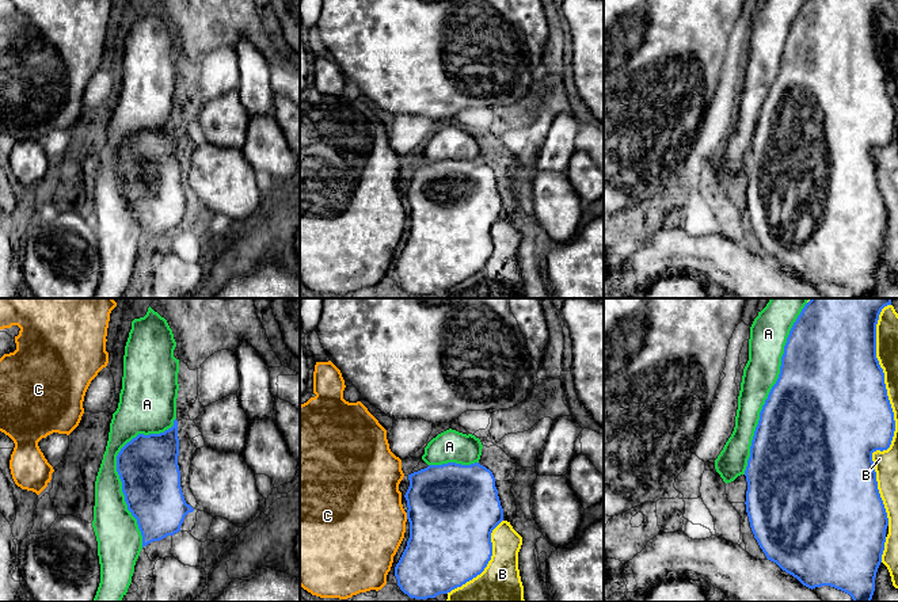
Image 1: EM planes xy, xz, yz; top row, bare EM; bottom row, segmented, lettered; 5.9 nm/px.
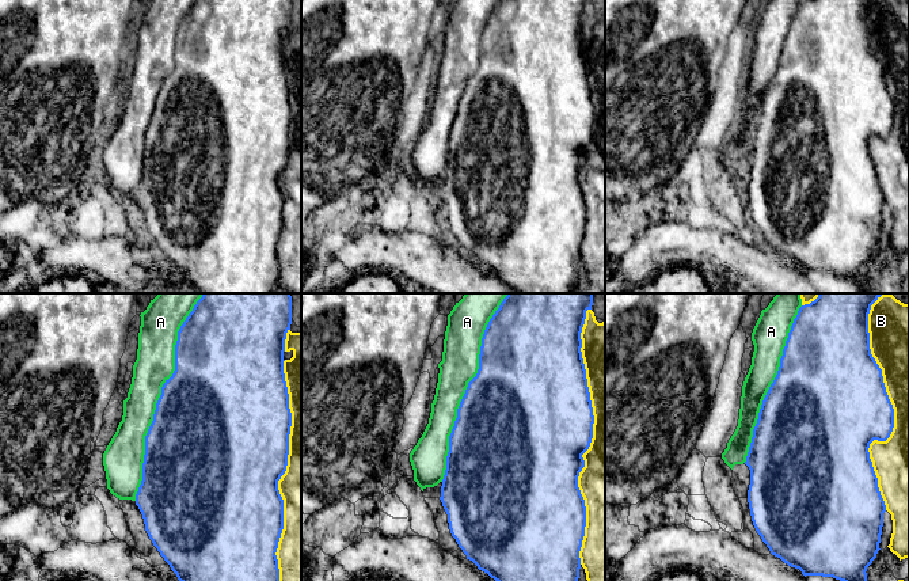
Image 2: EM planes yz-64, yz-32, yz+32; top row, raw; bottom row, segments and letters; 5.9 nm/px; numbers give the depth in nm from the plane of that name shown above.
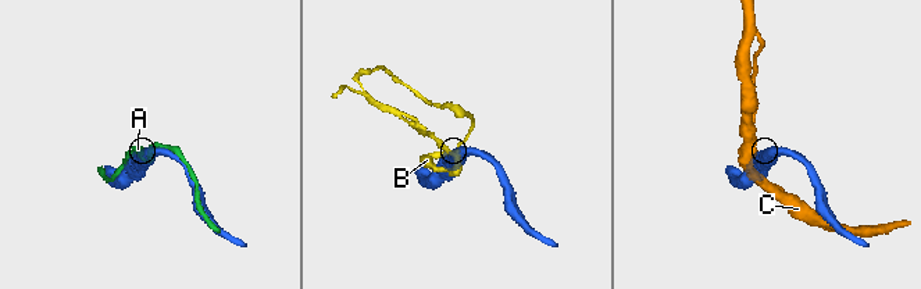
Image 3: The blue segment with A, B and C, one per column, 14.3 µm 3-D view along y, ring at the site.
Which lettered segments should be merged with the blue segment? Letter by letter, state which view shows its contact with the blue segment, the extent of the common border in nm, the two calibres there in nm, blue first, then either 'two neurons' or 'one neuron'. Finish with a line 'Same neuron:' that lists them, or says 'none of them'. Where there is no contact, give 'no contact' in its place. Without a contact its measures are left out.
A: yz | 1050 nm | 500/200 nm | one neuron
B: yz | 1300 nm | 500/110 nm | two neurons
C: xz | 40 nm | 500/480 nm | two neurons
Same neuron: A

